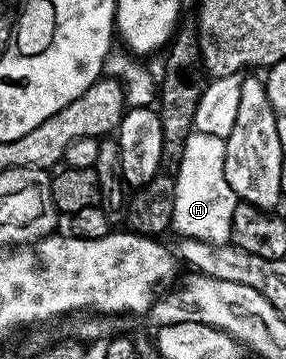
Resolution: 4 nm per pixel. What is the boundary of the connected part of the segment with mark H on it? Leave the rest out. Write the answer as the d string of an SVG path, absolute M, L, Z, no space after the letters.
M193 131L183 146L183 158L177 168L175 186L175 210L173 228L181 236L211 244L227 244L231 241L231 214L239 203L237 195L227 186L225 173L225 141L215 134Z

